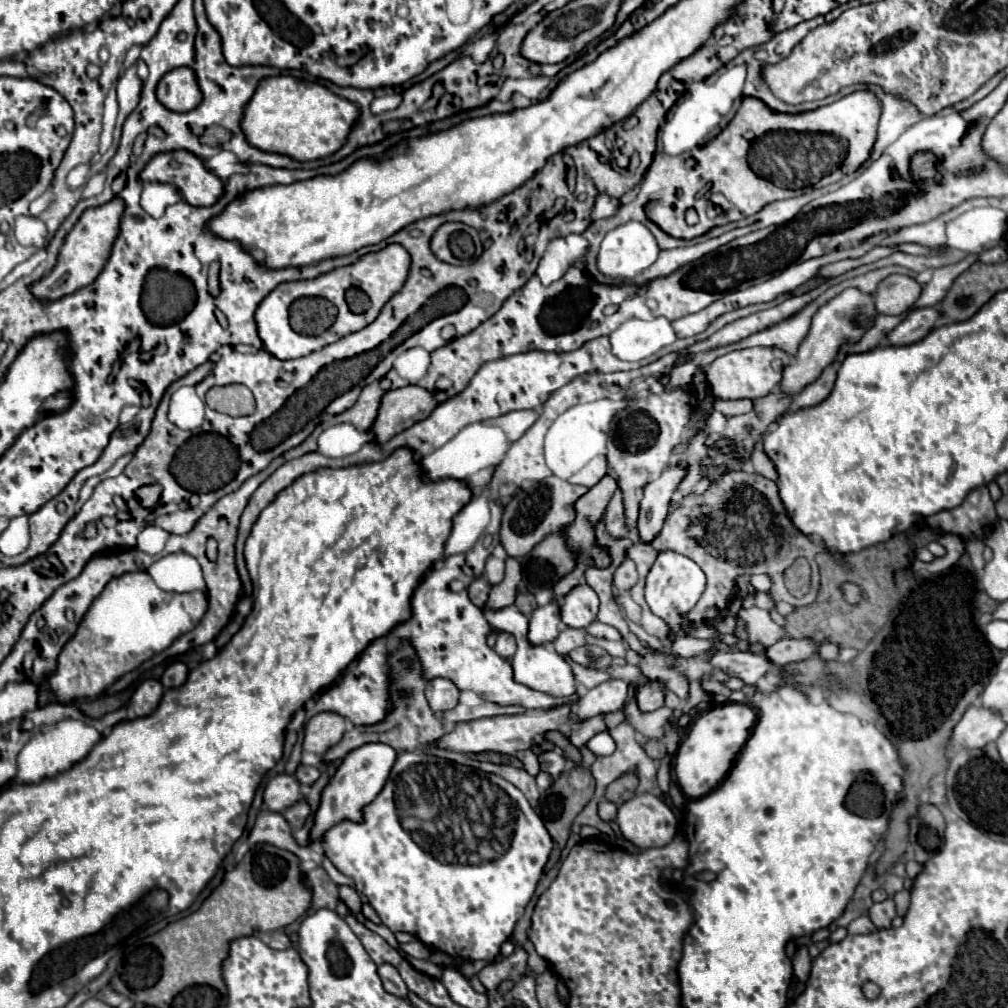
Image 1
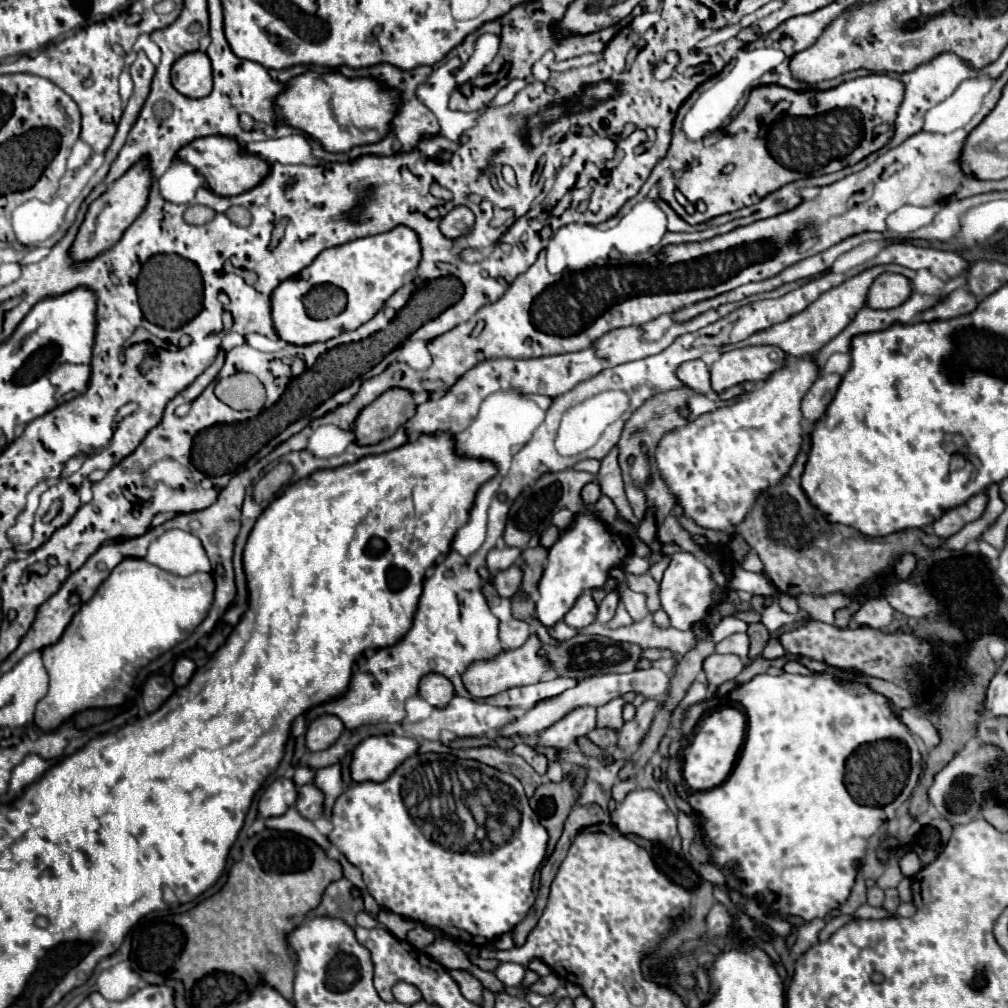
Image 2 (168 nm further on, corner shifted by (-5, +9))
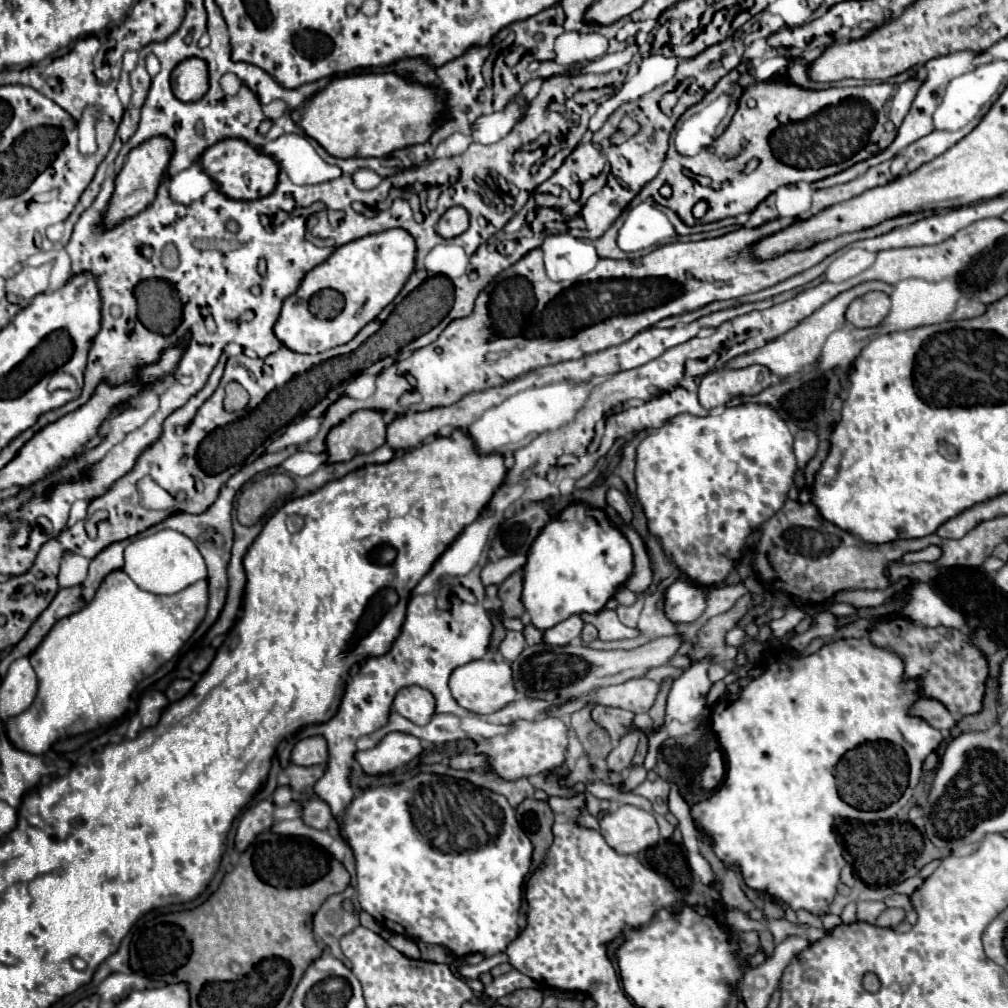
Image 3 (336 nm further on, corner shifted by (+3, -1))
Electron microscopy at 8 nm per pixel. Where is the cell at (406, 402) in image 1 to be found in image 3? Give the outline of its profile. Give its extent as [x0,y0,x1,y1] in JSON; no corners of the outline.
[326,410,386,462]

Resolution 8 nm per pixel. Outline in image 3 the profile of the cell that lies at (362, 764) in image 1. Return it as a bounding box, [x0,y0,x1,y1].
[356,734,422,776]

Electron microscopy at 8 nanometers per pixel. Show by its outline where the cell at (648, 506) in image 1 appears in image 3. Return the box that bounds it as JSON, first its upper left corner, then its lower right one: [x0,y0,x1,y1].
[614,522,652,594]

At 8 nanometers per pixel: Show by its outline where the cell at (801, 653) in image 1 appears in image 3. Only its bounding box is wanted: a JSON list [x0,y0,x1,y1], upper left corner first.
[870,616,988,716]

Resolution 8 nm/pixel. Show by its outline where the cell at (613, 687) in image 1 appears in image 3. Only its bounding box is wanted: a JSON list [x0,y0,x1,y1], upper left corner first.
[476,718,568,780]

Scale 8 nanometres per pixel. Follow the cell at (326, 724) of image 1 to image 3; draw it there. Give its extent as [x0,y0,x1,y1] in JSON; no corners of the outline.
[292,736,328,766]

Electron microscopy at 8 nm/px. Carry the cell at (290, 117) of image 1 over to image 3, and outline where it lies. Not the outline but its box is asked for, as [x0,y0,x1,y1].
[298,74,442,158]

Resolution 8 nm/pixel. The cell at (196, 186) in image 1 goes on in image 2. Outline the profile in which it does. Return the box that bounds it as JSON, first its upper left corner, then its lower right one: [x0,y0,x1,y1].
[178,136,270,196]

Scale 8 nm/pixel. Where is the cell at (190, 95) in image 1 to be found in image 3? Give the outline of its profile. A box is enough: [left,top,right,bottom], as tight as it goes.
[172,58,208,102]

